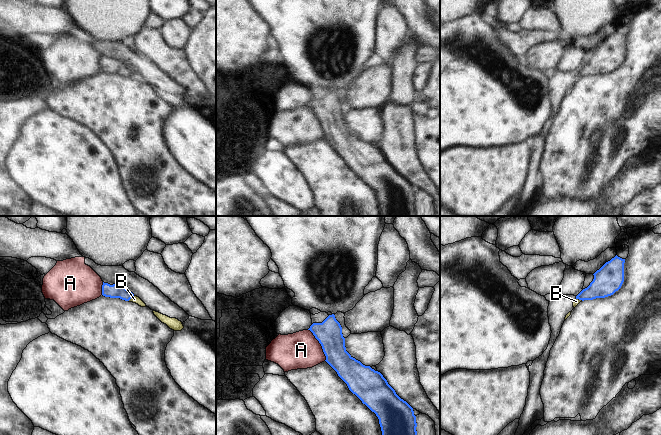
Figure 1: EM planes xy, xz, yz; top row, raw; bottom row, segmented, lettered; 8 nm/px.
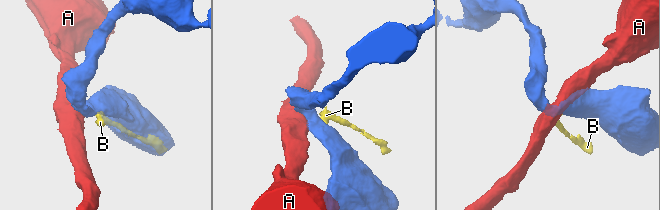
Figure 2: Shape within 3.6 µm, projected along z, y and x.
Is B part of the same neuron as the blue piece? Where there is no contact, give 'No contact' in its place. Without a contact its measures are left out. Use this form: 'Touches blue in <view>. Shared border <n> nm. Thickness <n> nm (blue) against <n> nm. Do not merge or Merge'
Touches blue in xy. Shared border 60 nm. Thickness 110 nm (blue) against 60 nm. Do not merge.

